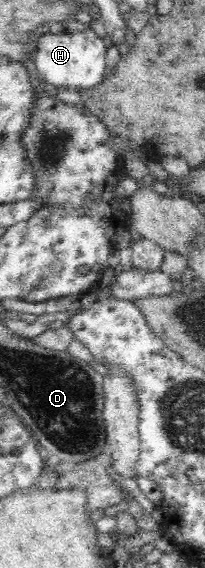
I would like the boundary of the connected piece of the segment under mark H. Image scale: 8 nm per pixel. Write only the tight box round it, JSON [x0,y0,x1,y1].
[34,28,107,93]

